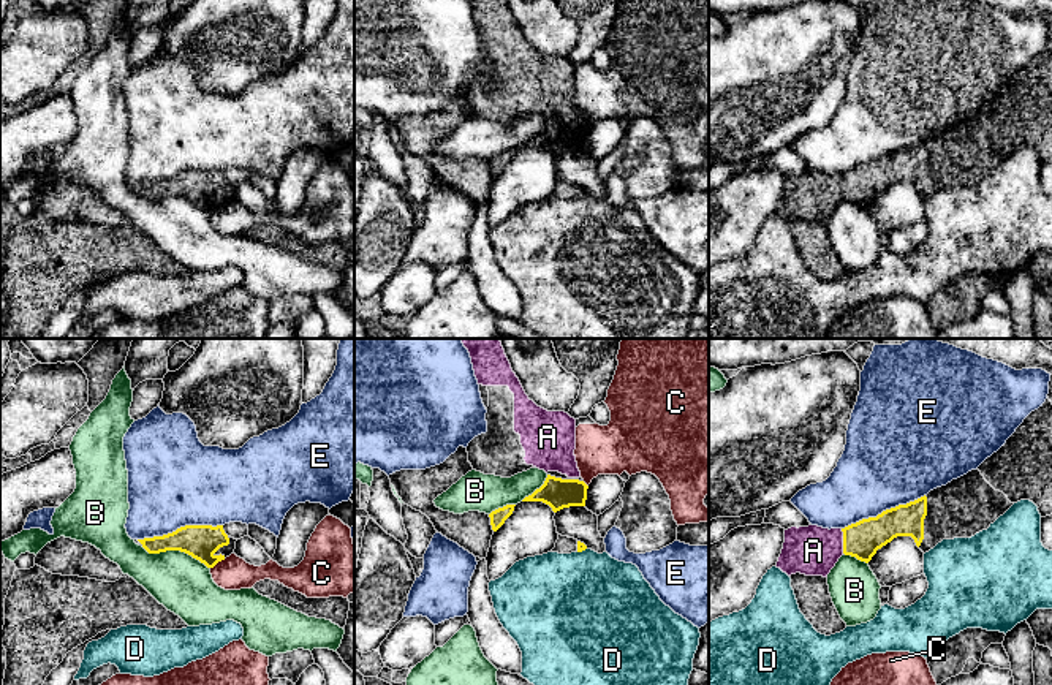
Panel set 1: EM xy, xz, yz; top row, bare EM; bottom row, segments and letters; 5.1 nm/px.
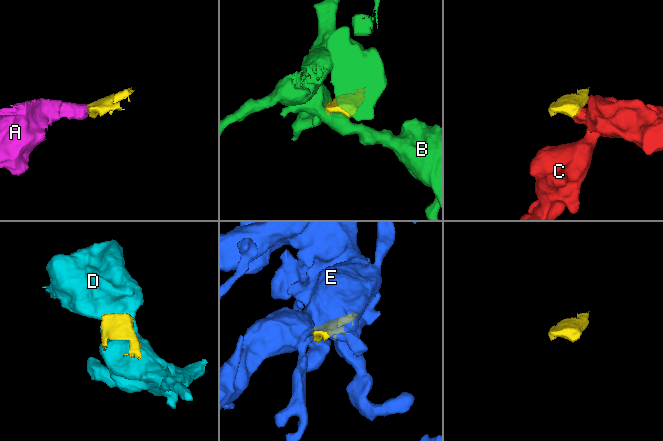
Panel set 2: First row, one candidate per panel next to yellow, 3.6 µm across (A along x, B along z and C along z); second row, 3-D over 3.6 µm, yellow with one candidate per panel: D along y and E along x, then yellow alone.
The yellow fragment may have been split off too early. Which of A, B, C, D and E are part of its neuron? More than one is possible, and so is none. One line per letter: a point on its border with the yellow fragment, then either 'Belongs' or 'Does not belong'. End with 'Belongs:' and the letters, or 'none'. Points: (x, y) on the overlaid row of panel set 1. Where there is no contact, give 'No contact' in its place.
A: Touches yellow at yz (843, 541). Belongs
B: Touches yellow at xy (176, 549). Does not belong
C: Touches yellow at xy (217, 562). Does not belong
D: Touches yellow at xz (581, 551). Does not belong
E: Touches yellow at xy (181, 527). Does not belong
Belongs: A

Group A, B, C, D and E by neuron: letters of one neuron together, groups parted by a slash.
A / B / C / D / E

